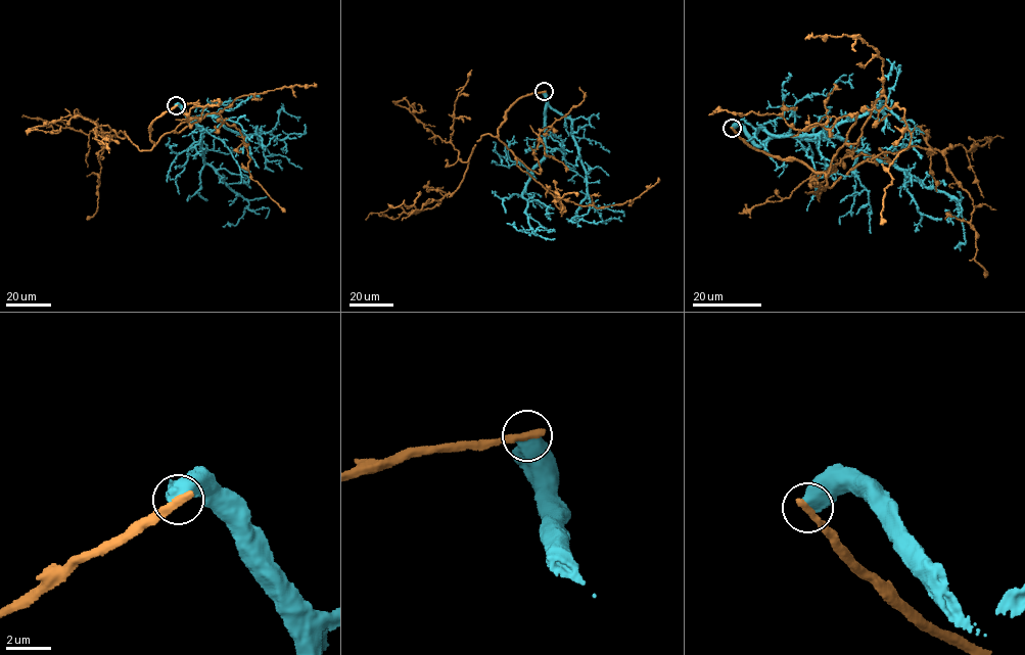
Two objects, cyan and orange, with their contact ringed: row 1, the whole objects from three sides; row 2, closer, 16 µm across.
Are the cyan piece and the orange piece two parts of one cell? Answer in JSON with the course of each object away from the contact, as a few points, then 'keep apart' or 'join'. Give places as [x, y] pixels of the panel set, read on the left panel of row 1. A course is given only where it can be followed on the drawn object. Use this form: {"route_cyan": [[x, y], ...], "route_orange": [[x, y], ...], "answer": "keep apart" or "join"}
{"route_cyan": [[176, 105], [189, 123], [205, 132], [200, 141], [205, 162], [248, 202], [249, 209], [269, 208], [265, 218]], "route_orange": [[176, 105], [149, 127], [151, 149], [140, 150], [124, 132], [86, 134], [36, 119], [47, 122], [52, 134]], "answer": "keep apart"}

